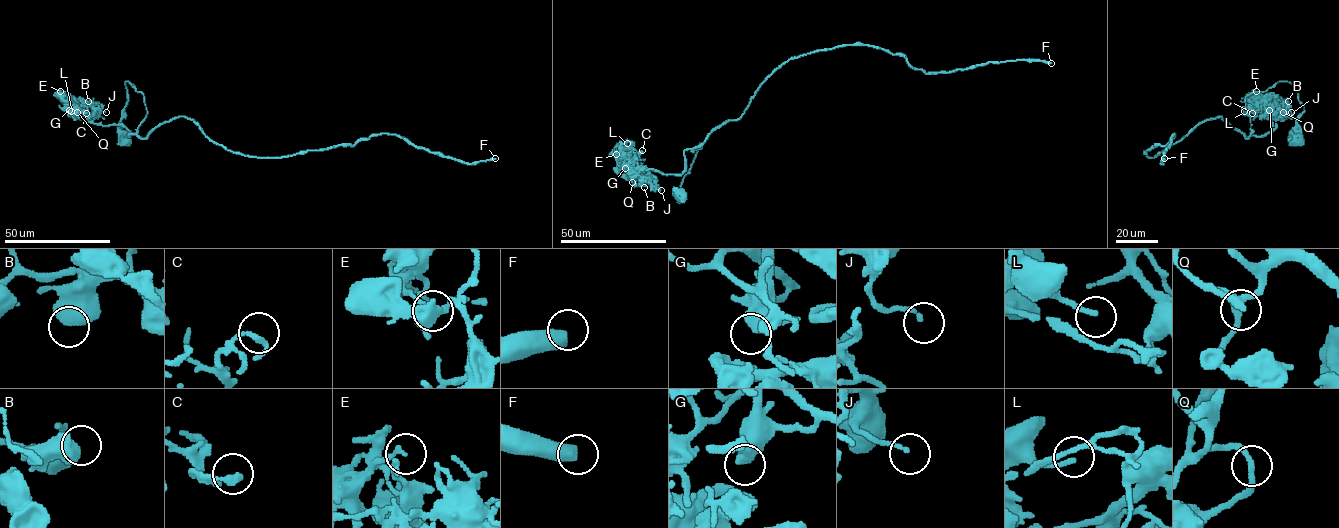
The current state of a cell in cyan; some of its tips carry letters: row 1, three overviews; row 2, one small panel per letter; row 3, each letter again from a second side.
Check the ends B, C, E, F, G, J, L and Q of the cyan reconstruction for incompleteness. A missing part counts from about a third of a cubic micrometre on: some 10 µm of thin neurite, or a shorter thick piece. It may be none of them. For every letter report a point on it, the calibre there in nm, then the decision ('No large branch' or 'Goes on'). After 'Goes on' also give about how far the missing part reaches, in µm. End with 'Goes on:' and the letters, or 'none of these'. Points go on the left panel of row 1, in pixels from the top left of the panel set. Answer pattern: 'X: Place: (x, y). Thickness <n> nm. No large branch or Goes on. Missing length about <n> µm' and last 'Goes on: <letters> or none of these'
B: Place: (88, 101). Thickness 650 nm. No large branch
C: Place: (86, 113). Thickness 260 nm. No large branch
E: Place: (60, 91). Thickness 170 nm. No large branch
F: Place: (495, 158). Thickness 550 nm. Goes on. Missing length about 20 µm
G: Place: (69, 110). Thickness 650 nm. No large branch
J: Place: (106, 112). Thickness 140 nm. No large branch
L: Place: (71, 111). Thickness 170 nm. No large branch
Q: Place: (77, 112). Thickness 200 nm. No large branch
Goes on: F

